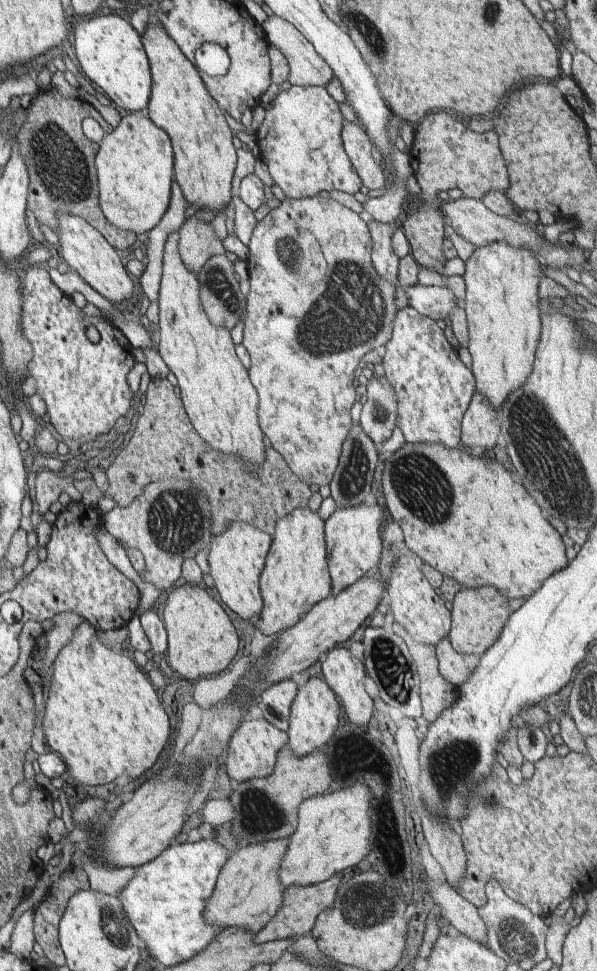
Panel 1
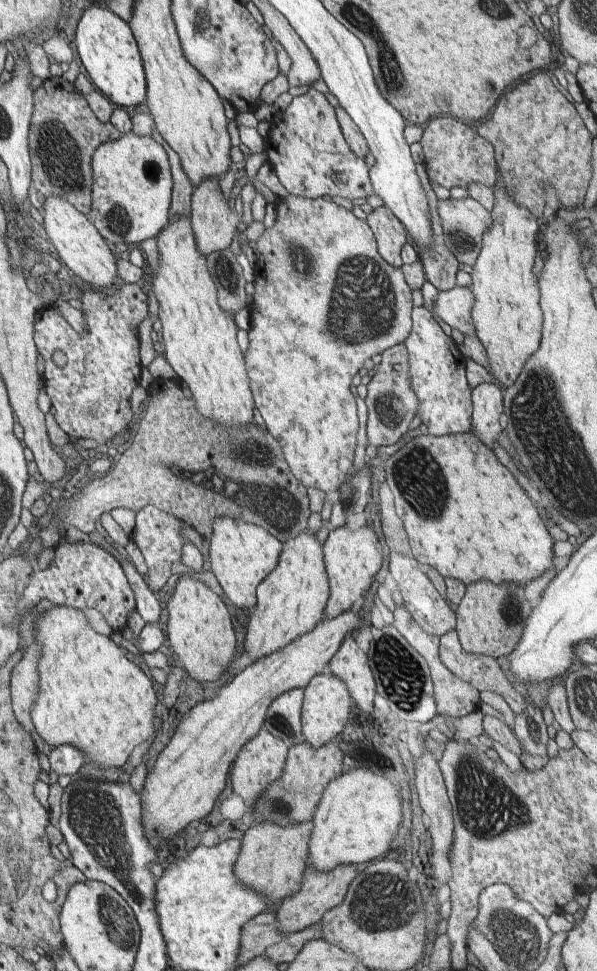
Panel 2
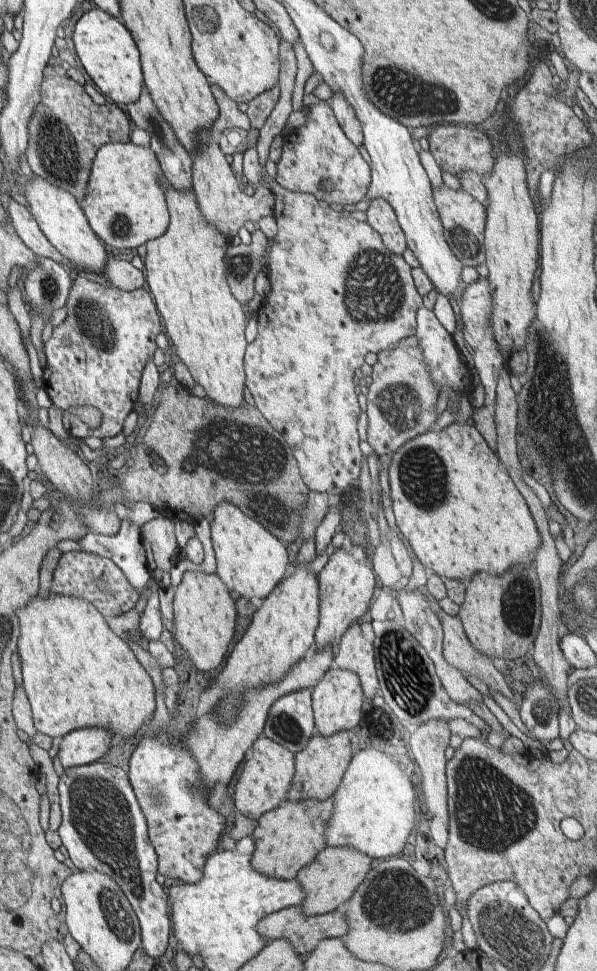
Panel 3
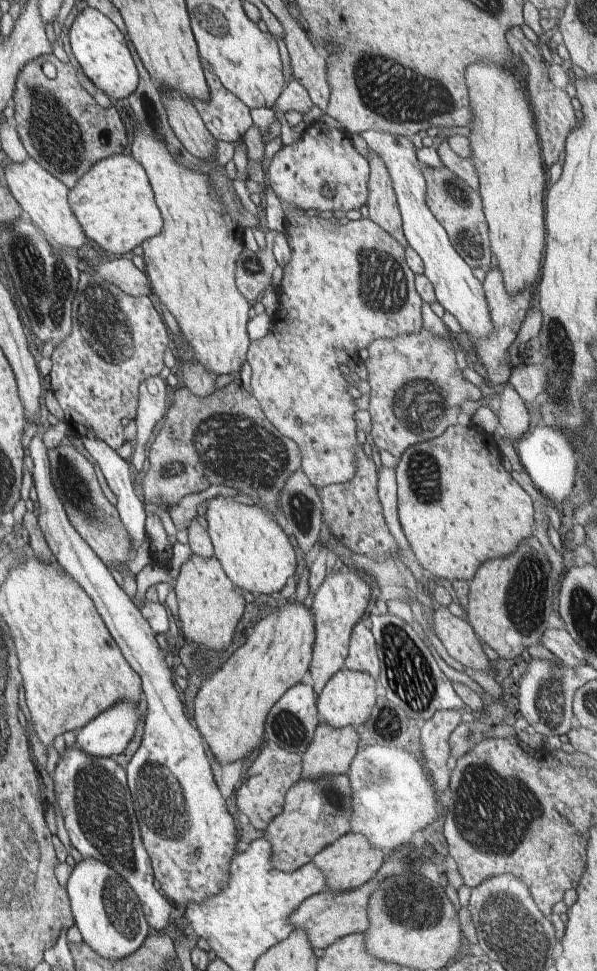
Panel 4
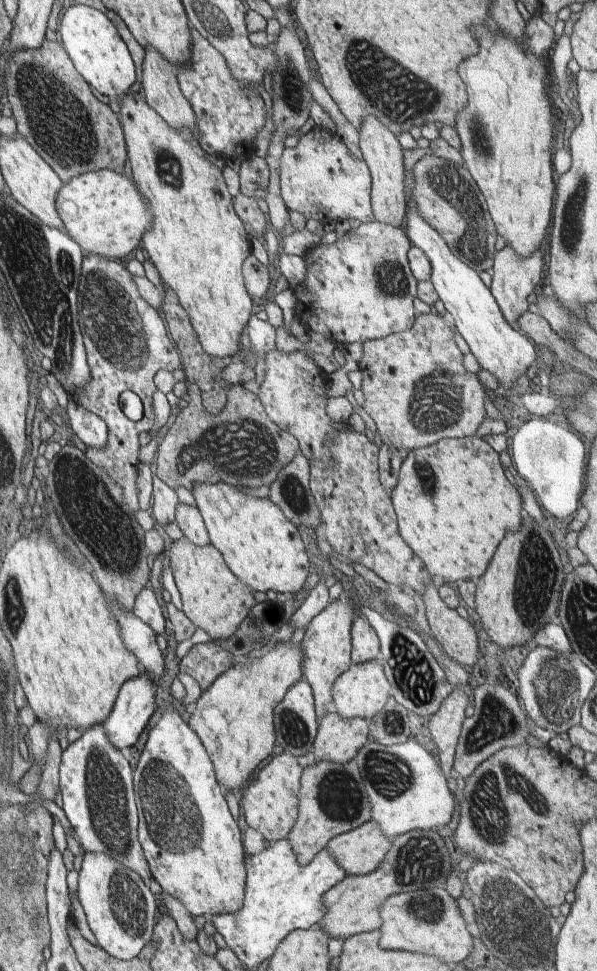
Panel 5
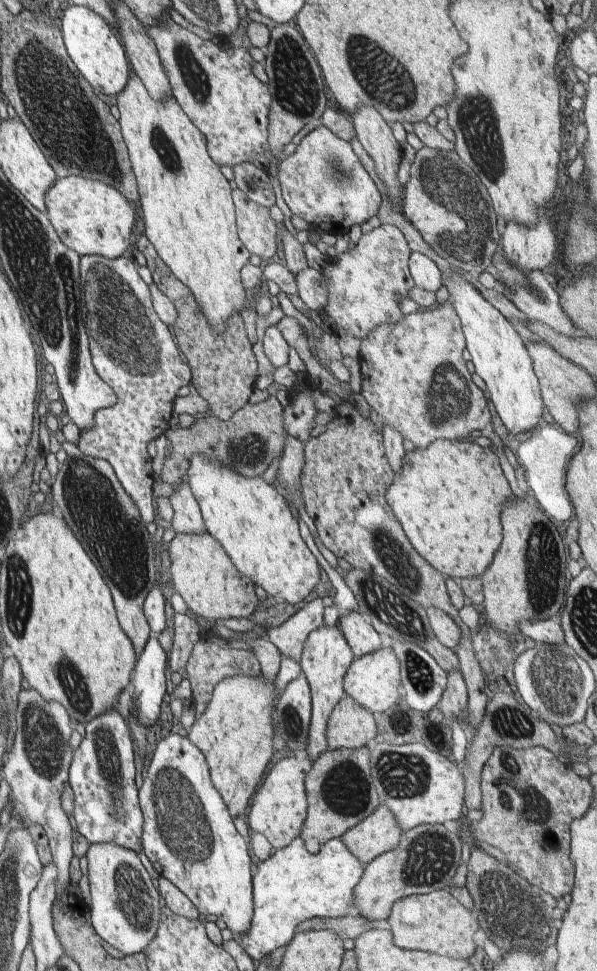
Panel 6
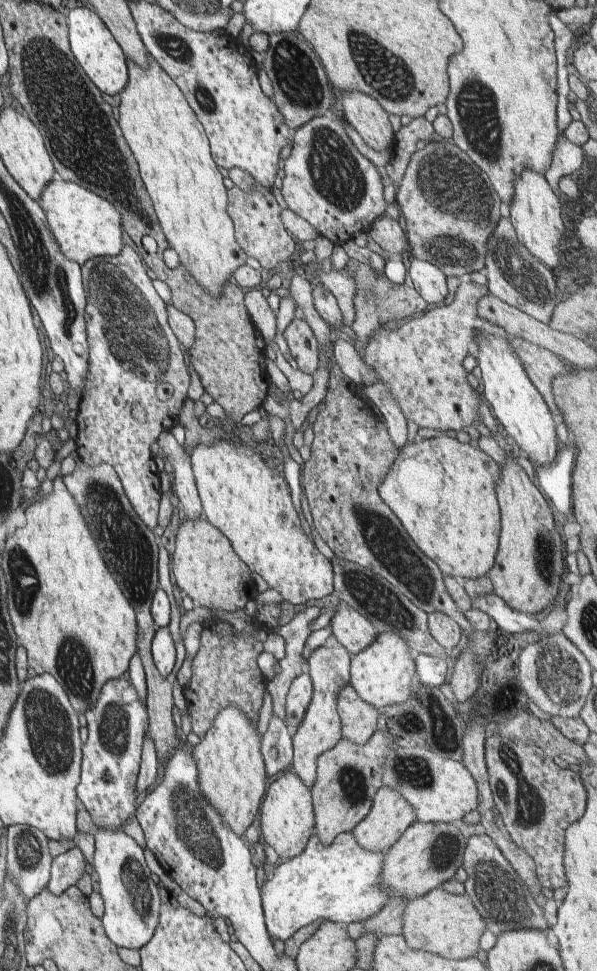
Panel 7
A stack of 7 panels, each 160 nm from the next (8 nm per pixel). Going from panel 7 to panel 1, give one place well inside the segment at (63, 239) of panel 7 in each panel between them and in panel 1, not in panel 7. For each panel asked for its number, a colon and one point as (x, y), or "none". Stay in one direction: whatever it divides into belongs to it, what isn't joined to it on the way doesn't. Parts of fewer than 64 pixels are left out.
1: (135, 162)
2: (132, 183)
3: (125, 204)
4: (114, 203)
5: (103, 211)
6: (92, 218)

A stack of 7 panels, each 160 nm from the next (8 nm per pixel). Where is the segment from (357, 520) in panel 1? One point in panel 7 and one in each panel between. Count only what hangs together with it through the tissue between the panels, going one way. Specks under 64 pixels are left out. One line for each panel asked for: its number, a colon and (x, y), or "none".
2: (352, 559)
3: (346, 583)
4: (340, 602)
5: (326, 648)
6: (326, 656)
7: (320, 730)

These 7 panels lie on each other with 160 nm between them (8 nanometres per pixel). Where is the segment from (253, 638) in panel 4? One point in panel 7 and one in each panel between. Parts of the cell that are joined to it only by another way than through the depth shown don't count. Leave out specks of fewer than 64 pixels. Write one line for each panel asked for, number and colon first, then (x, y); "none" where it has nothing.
5: (233, 718)
6: (235, 732)
7: (232, 777)

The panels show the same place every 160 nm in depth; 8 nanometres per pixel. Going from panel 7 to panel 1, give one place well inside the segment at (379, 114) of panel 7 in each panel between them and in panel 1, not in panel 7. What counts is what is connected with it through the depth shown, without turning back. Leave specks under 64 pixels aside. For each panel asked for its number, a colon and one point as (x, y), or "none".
1: (386, 263)
2: (391, 235)
3: (380, 215)
4: (382, 204)
5: (381, 150)
6: (374, 133)

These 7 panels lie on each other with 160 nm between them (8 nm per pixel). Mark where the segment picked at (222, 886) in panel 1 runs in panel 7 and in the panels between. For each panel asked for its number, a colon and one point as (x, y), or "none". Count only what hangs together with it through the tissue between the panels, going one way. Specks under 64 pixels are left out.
2: (273, 858)
3: (289, 837)
4: (316, 812)
5: (331, 801)
6: (341, 790)
7: (348, 775)

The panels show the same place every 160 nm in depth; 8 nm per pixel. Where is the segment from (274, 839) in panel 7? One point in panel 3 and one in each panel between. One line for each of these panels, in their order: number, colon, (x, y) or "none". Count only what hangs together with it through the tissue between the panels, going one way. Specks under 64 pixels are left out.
3: (265, 779)
4: (261, 796)
5: (270, 801)
6: (278, 809)

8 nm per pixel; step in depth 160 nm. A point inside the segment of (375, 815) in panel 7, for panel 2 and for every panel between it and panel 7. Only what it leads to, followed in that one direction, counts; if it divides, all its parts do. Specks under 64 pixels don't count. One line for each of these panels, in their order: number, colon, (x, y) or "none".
2: (320, 891)
3: (330, 880)
4: (350, 861)
5: (358, 852)
6: (380, 832)

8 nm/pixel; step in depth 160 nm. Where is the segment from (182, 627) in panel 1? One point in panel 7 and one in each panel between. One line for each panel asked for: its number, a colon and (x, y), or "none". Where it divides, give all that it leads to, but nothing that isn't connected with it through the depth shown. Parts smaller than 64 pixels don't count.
2: (199, 629)
3: (204, 612)
4: (210, 605)
5: (213, 599)
6: (203, 574)
7: (204, 565)

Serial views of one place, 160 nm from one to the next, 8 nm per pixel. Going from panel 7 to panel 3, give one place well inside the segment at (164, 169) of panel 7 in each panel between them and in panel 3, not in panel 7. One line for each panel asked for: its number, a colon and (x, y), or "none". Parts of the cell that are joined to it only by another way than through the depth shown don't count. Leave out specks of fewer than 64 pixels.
3: (185, 270)
4: (191, 264)
5: (198, 244)
6: (188, 213)

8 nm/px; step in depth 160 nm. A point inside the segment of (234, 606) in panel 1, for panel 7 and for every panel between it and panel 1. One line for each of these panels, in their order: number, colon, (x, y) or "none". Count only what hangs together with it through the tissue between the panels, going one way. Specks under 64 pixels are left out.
2: (242, 554)
3: (251, 561)
4: (254, 549)
5: (261, 547)
6: (251, 519)
7: (250, 503)

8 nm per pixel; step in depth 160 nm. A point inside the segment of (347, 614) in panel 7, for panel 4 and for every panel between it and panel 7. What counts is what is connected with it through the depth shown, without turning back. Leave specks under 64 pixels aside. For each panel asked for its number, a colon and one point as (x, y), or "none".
4: (362, 656)
5: (365, 646)
6: (362, 638)

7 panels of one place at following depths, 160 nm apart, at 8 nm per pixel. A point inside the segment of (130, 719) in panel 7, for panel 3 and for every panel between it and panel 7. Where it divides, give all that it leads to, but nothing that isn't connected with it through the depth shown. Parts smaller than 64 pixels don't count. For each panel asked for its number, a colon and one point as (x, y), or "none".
3: (103, 828)
4: (93, 795)
5: (96, 793)
6: (106, 808)

